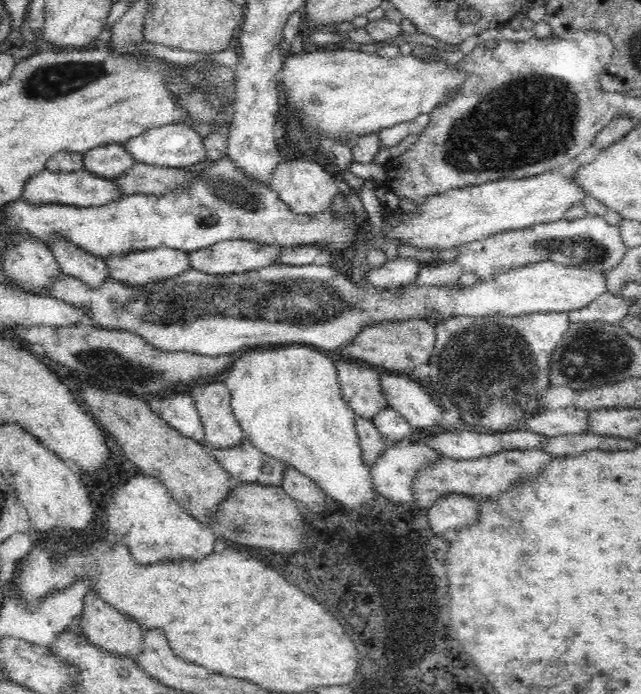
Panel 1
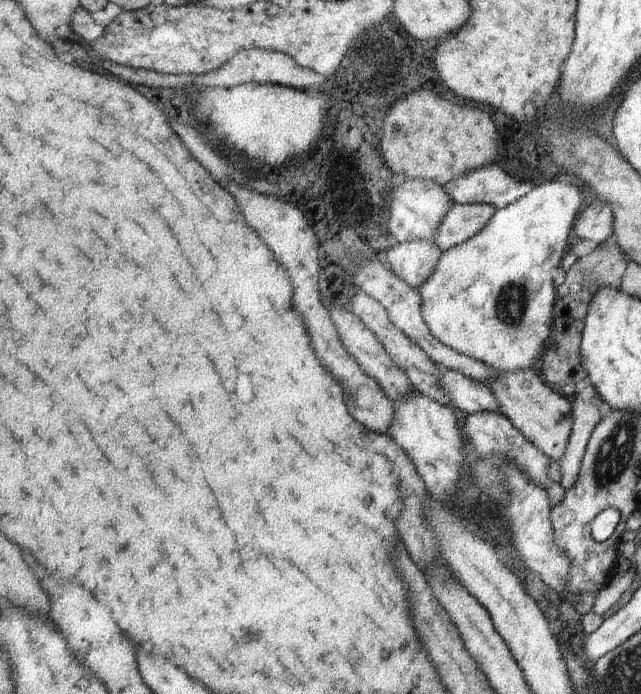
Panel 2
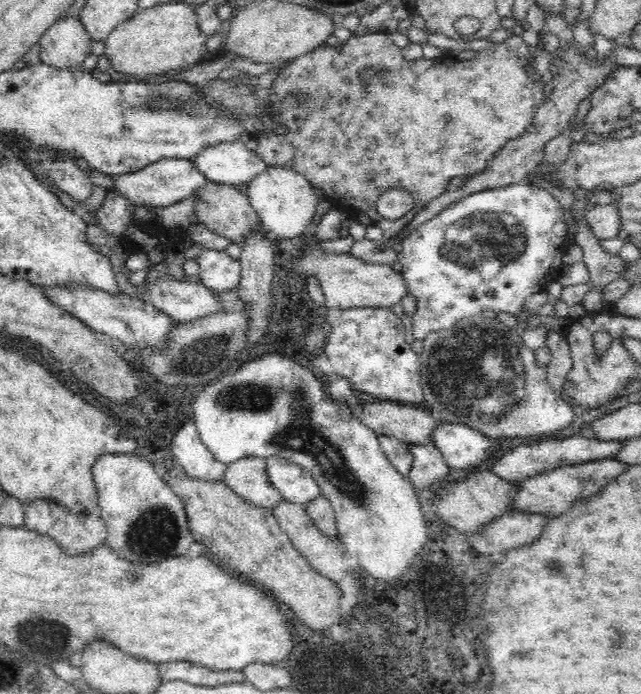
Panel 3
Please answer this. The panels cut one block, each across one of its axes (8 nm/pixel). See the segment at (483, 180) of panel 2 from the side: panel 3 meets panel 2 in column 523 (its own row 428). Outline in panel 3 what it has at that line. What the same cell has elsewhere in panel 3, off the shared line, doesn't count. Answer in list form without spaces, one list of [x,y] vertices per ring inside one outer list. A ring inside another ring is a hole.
[[[194,419],[178,430],[172,440],[172,454],[175,463],[182,466],[188,477],[198,477],[208,481],[223,481],[227,466],[214,456],[202,442]]]

